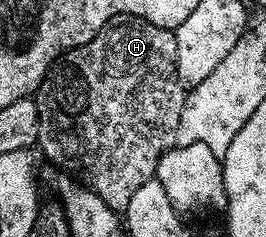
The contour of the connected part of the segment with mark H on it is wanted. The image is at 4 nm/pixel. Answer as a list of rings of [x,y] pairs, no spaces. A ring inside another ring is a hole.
[[[115,16],[93,39],[76,48],[67,49],[47,69],[45,78],[39,84],[33,99],[37,106],[37,118],[39,119],[38,151],[40,153],[43,151],[59,167],[56,169],[62,170],[67,174],[73,174],[74,179],[78,180],[80,184],[84,184],[87,188],[94,190],[97,198],[101,198],[101,202],[105,202],[105,206],[109,206],[114,212],[126,213],[129,202],[133,198],[133,193],[140,186],[145,186],[145,182],[149,182],[154,177],[159,159],[170,148],[176,147],[175,135],[177,134],[177,126],[181,122],[185,86],[179,80],[179,75],[177,74],[177,38],[174,31],[161,26],[153,26],[153,22],[149,22],[140,16]]]

